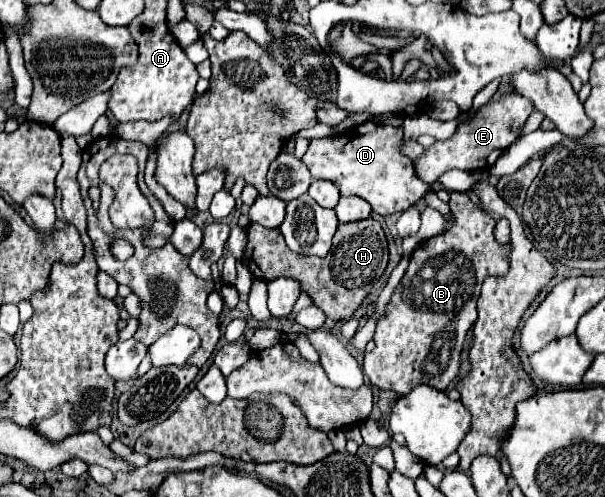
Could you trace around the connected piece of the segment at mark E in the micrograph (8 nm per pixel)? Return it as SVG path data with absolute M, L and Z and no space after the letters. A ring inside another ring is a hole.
M505 93L499 101L489 101L483 105L467 123L461 123L457 133L447 139L447 141L437 141L425 153L415 159L415 171L421 181L425 183L435 183L445 171L451 169L465 169L465 171L475 171L475 169L485 169L491 167L501 153L517 139L519 129L523 127L525 119L531 115L533 105L525 97L519 97L515 93Z

